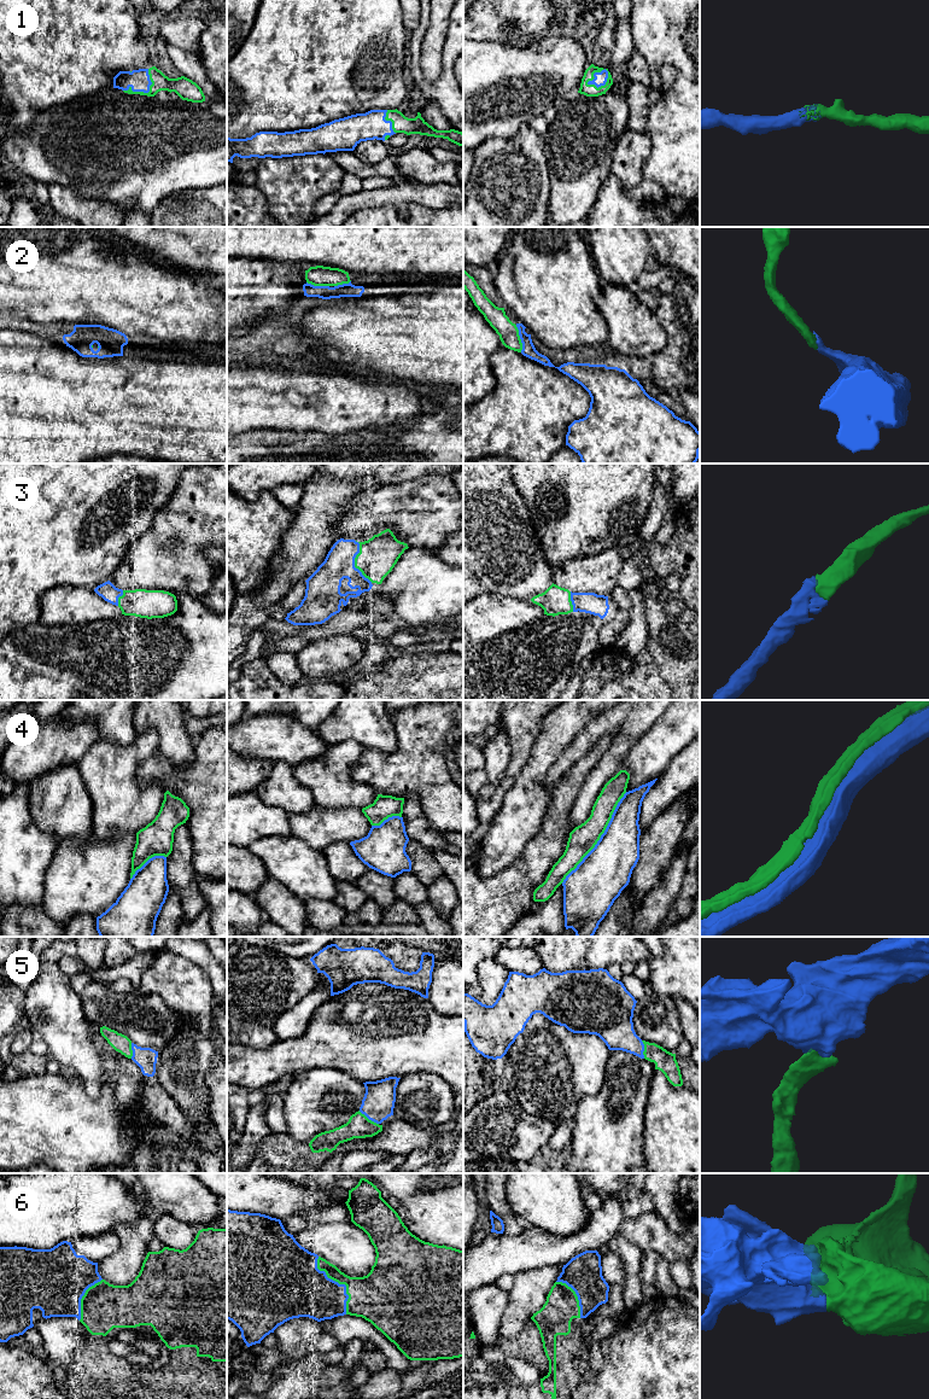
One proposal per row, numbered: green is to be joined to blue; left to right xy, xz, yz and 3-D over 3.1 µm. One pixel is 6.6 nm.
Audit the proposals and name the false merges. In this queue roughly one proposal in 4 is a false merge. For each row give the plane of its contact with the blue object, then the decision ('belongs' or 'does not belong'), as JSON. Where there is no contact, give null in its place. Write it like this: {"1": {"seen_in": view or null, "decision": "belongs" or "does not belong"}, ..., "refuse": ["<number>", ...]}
{"1": {"seen_in": "yz", "decision": "belongs"}, "2": {"seen_in": "yz", "decision": "belongs"}, "3": {"seen_in": "xz", "decision": "belongs"}, "4": {"seen_in": "yz", "decision": "does not belong"}, "5": {"seen_in": "xz", "decision": "belongs"}, "6": {"seen_in": "xz", "decision": "belongs"}, "refuse": ["4"]}

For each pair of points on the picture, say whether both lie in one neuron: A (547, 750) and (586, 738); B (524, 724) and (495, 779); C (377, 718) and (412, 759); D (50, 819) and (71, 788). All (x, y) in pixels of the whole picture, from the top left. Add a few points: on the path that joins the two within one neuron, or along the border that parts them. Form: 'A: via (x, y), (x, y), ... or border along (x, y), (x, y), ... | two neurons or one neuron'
A: border along (590, 722), (553, 764) | two neurons
B: border along (500, 722), (510, 746), (504, 776) | two neurons
C: border along (390, 713), (396, 748), (390, 753), (369, 750) | two neurons
D: via (53, 811), (69, 796) | one neuron

